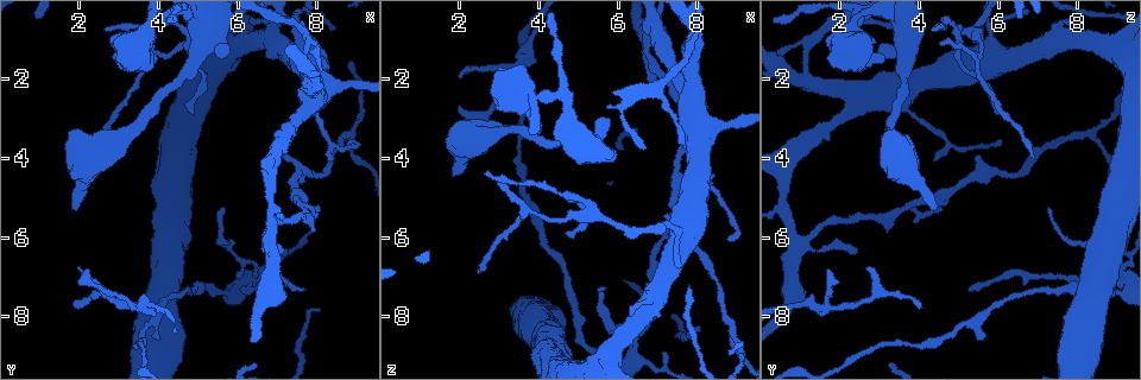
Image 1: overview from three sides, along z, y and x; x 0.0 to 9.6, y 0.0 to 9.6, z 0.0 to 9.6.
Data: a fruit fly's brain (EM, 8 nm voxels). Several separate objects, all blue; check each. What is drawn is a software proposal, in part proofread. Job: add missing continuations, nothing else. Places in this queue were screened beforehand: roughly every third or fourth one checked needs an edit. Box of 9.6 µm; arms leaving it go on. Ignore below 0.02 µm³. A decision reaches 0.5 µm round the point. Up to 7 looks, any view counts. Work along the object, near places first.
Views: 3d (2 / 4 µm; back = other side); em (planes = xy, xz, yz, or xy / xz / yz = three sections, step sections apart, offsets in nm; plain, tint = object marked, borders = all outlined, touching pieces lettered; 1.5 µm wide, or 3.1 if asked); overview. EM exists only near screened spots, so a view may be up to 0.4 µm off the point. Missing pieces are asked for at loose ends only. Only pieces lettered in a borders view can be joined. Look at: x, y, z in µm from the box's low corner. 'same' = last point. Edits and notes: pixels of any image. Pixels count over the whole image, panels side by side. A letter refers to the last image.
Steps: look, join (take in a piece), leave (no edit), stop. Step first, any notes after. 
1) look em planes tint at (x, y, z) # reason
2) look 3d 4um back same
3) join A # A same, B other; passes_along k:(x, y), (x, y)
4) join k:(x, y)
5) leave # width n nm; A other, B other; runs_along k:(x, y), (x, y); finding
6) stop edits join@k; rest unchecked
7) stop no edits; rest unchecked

look 3d 4um at (2.05, 6.75, 2.65) # thin end

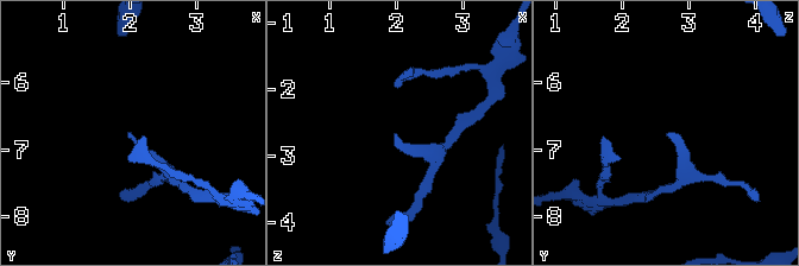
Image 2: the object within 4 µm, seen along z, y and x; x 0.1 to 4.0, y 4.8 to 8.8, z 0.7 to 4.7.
look em xy step 4 borders at (2.00, 6.70, 2.70)

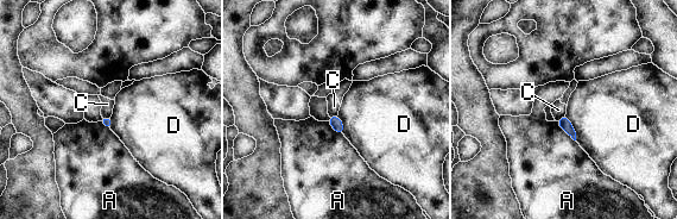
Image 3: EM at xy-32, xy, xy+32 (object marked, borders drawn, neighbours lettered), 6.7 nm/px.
look em planes borders same # cut it another way

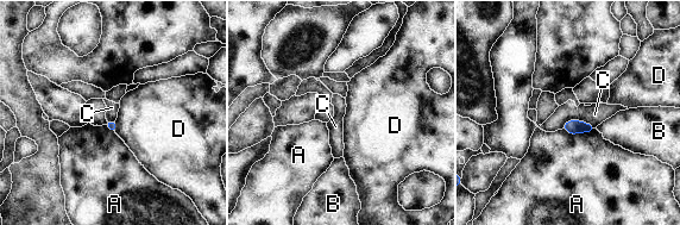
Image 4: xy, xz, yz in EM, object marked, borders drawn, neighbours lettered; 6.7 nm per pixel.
leave # A other, B other, C other, D other; border 4:(562, 125), (581, 120), (594, 127); no lettered piece goes on from it

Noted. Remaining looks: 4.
look em planes plain at (7.20, 4.10, 5.35)

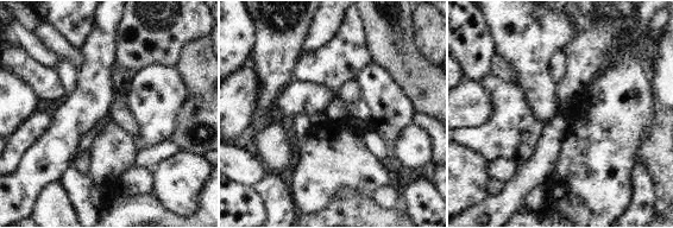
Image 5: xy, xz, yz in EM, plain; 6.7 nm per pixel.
look em planes borders same

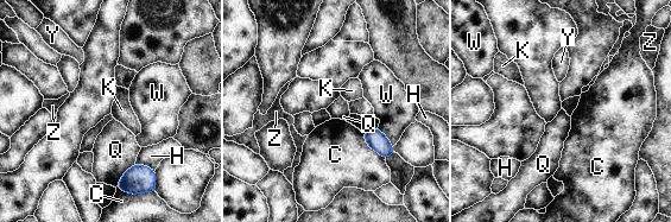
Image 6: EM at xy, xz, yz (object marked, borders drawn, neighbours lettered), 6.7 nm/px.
leave # C other, H other, K other, Q other, W other, Y other, Z other; border 6:(134, 163), (116, 185); no lettered piece goes on from it

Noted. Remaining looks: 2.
look em planes borders at (7.15, 6.35, 2.45) # branch stops here

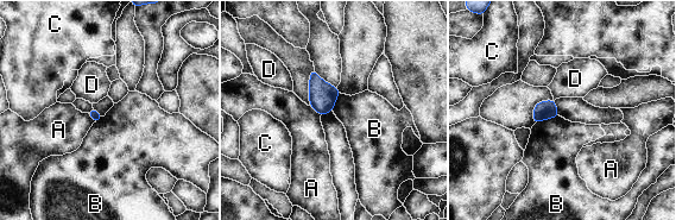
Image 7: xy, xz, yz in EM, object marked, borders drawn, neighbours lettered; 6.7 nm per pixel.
leave # A other, B other, C other, D other; none of them fits

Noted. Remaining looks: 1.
stop no edits; rest unchecked

